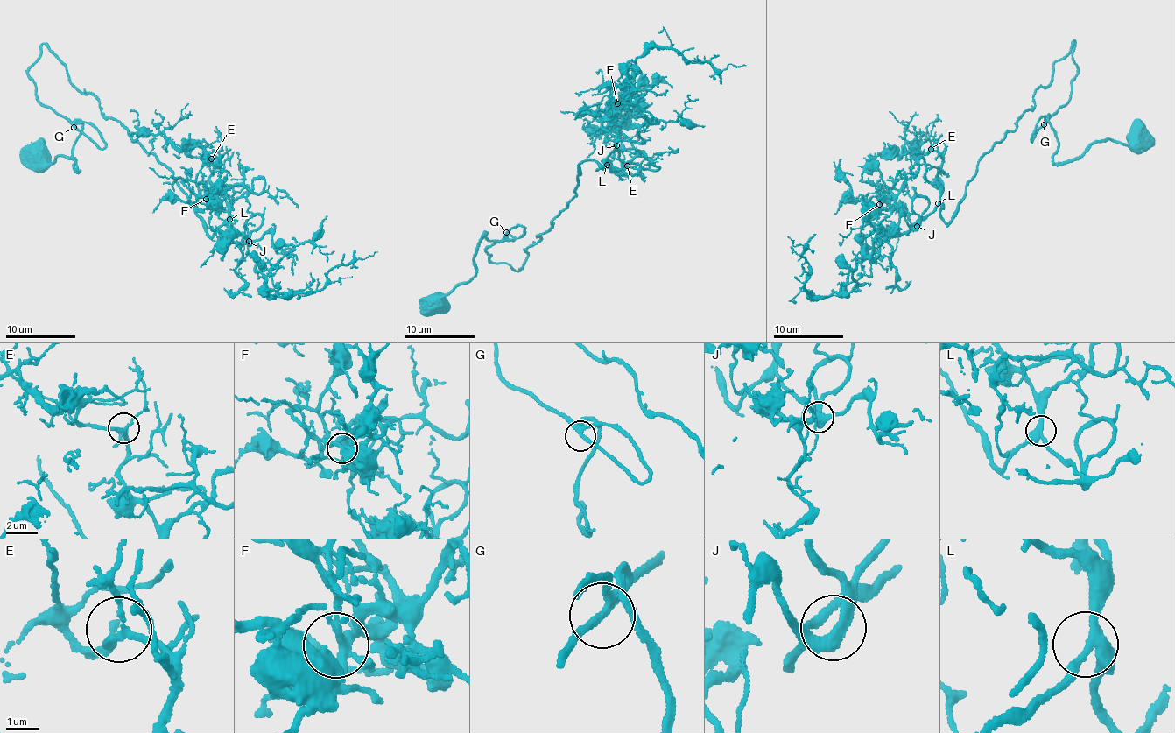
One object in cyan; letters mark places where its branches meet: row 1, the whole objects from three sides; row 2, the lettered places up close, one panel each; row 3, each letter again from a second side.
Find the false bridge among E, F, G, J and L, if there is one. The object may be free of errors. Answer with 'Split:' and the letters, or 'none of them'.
Split: none of them

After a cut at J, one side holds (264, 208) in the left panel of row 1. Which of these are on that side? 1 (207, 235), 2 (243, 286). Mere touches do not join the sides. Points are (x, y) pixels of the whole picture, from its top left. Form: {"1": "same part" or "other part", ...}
{"1": "same part", "2": "other part"}

